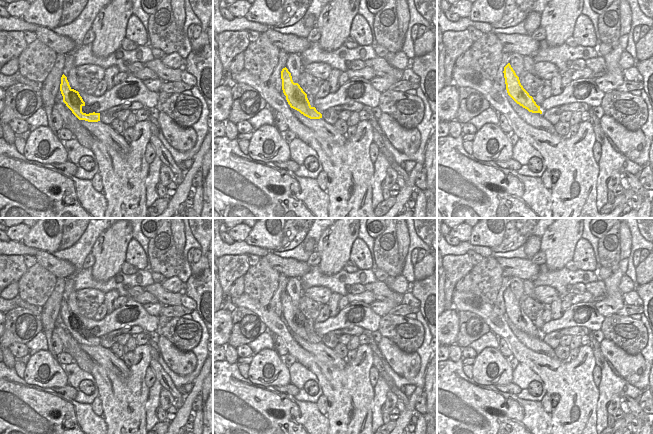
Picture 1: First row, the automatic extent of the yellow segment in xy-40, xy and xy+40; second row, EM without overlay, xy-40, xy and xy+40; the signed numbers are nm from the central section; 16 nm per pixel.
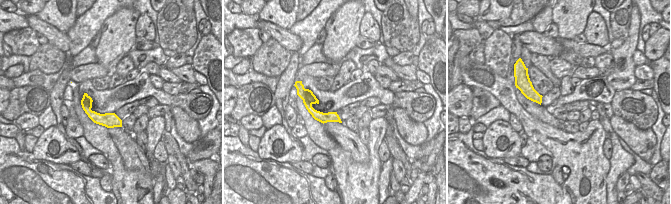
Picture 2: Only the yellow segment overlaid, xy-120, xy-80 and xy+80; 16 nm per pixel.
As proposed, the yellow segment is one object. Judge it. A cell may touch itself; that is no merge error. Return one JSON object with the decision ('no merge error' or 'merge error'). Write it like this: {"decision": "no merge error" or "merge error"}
{"decision": "no merge error"}

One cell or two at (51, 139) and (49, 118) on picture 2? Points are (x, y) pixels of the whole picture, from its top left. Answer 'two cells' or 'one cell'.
two cells

